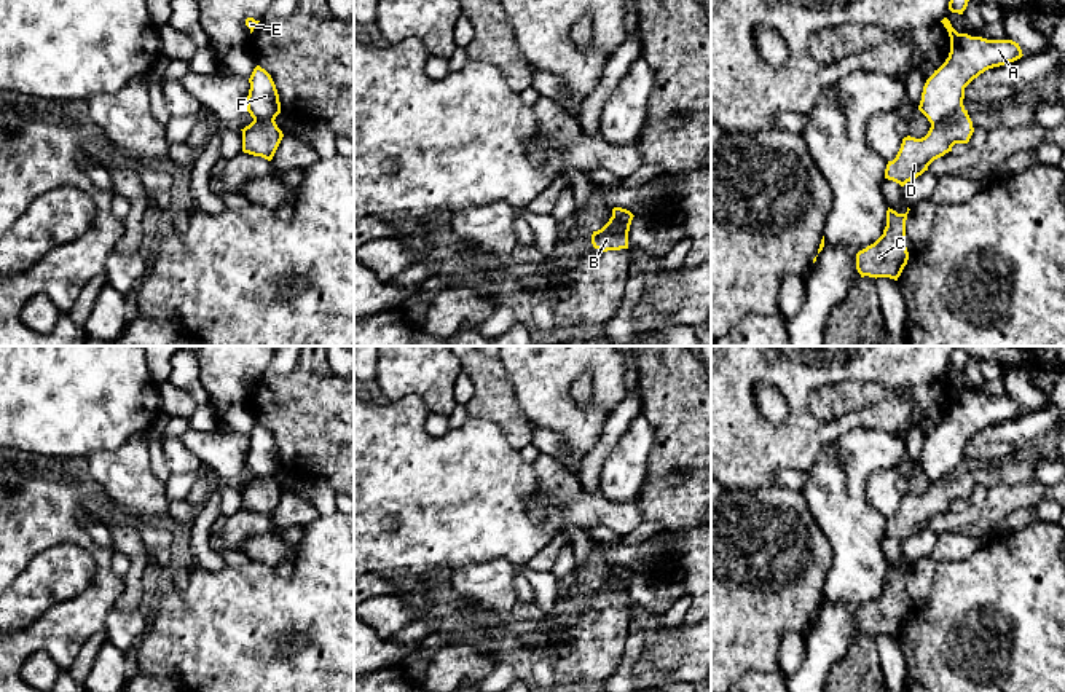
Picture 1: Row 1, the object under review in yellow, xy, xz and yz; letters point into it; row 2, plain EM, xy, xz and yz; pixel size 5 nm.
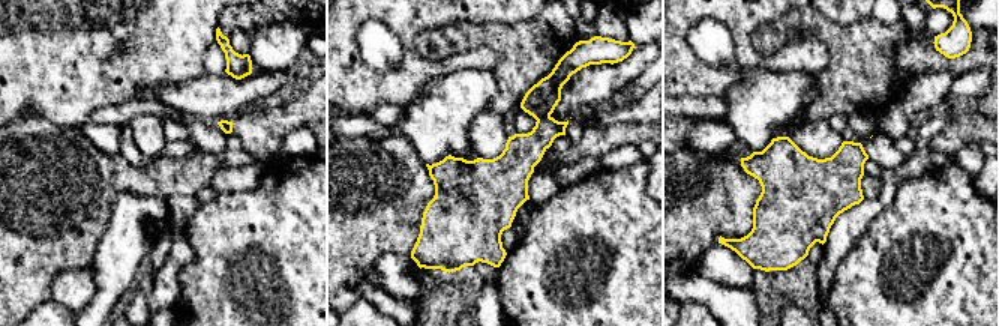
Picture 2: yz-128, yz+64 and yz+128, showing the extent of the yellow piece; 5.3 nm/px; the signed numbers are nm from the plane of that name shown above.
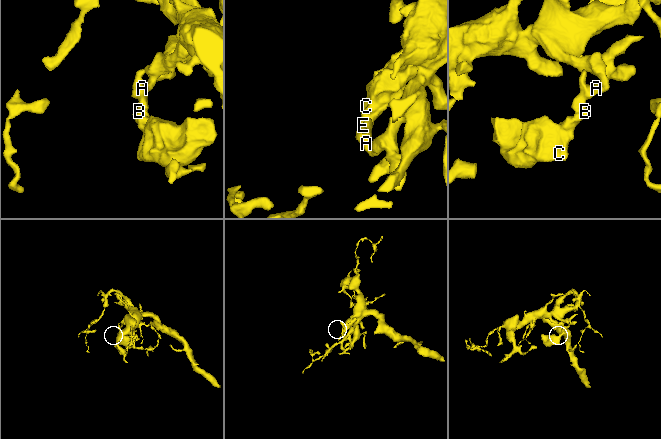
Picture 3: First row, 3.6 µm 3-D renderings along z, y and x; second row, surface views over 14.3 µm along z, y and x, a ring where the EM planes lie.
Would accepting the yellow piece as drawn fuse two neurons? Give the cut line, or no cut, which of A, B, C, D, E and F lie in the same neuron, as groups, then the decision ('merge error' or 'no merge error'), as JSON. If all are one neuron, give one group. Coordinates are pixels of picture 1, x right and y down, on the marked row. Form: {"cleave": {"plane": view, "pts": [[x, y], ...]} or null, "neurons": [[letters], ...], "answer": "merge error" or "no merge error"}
{"cleave": {"plane": "yz", "pts": [[963, 109], [931, 125]]}, "neurons": [["A", "E", "F"], ["B", "C", "D"]], "answer": "merge error"}

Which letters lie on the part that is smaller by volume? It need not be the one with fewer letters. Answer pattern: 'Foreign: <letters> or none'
Foreign: B, C, D

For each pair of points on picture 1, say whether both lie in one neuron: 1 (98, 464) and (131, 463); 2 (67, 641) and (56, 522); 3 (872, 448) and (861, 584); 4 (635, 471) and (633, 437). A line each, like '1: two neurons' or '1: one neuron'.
1: one neuron
2: one neuron
3: one neuron
4: one neuron

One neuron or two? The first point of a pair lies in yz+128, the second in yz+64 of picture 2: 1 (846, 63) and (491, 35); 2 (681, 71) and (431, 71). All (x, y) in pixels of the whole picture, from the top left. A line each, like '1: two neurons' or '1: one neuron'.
1: one neuron
2: one neuron

